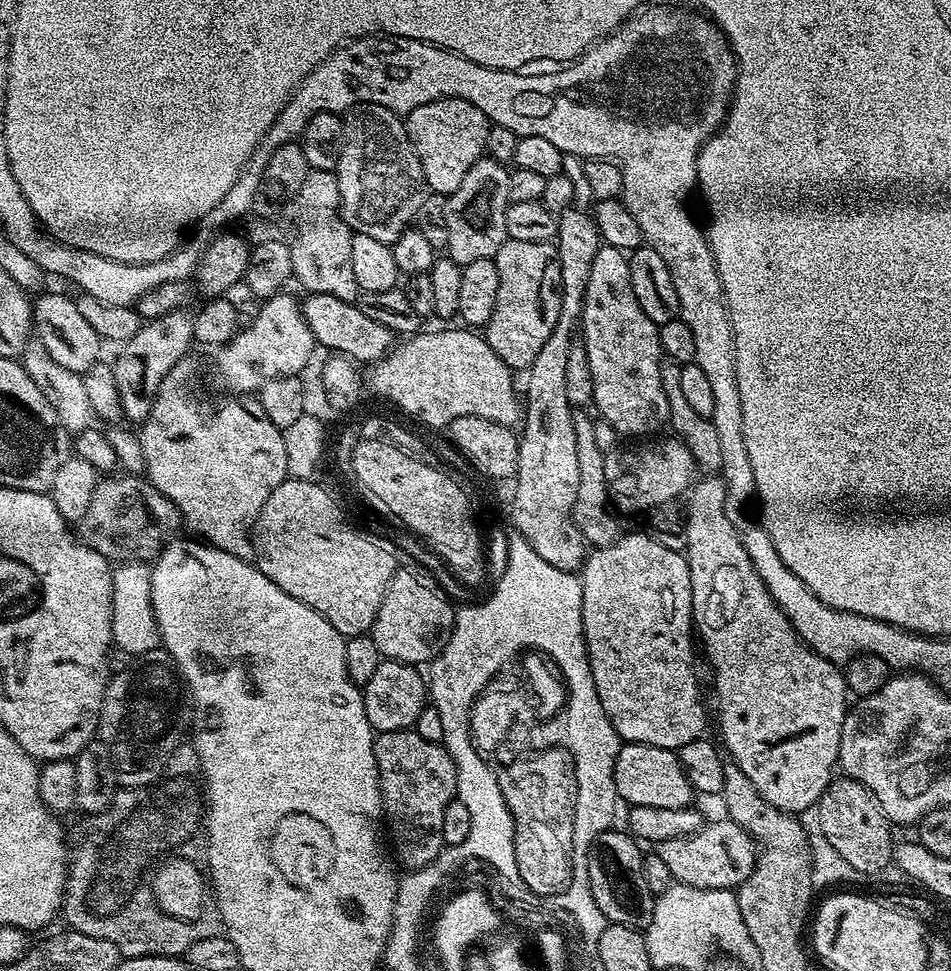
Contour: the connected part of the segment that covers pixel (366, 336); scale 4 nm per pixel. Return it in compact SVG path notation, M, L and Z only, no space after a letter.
M313 292L305 295L302 313L306 326L310 326L310 334L321 349L333 348L330 349L333 353L343 354L353 361L375 362L393 347L394 333L389 328L374 322L374 318L366 318L359 306L342 298L334 298L334 294Z

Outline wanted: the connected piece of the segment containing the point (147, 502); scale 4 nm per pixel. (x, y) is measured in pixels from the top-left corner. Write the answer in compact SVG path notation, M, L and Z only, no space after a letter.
M108 474L100 479L94 490L94 498L90 498L90 506L86 510L82 521L83 539L90 542L103 556L112 562L138 560L141 562L155 561L156 557L177 539L179 528L182 528L180 511L170 502L170 498L163 496L159 490L147 479L136 474Z

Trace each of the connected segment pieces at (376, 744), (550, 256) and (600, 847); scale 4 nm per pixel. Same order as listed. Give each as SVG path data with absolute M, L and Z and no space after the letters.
M404 729L402 731L386 731L379 732L373 737L372 749L374 750L375 764L378 766L379 774L379 792L381 813L385 825L390 828L390 836L393 844L390 844L397 865L405 871L416 871L427 866L427 864L435 863L443 853L445 842L442 834L442 821L445 818L446 806L457 797L457 767L454 766L454 760L450 757L448 751L445 750L443 743L427 742L421 735L415 732L415 729Z
M505 240L494 257L498 266L498 298L494 302L494 314L486 325L486 339L494 354L502 358L513 370L526 370L538 358L546 338L554 330L560 313L560 259L552 242L518 242Z
M624 830L616 831L600 832L588 848L590 894L596 903L595 911L601 912L608 924L621 924L640 930L652 919L656 896L652 894L642 874L645 853L640 852L641 845L637 837Z

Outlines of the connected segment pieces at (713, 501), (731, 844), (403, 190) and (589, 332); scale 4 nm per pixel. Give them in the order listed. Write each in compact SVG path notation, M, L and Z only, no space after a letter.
M701 475L687 493L687 500L684 553L690 566L693 623L714 672L718 724L725 751L730 752L733 765L750 778L770 806L793 814L801 814L807 808L809 811L832 783L840 763L842 722L850 707L843 671L807 648L781 608L770 598L730 516L730 497L724 477Z
M729 818L705 823L696 832L655 843L654 852L666 863L677 883L700 889L737 889L756 867L758 846L749 832Z
M361 104L351 109L343 121L342 154L335 170L340 191L340 211L344 213L344 221L353 233L370 234L370 238L378 238L378 242L391 245L415 221L418 210L422 210L426 195L422 162L410 142L405 121L386 106Z
M601 246L598 254L594 256L594 262L590 266L590 278L588 285L584 291L584 315L582 317L582 332L584 328L584 337L582 343L586 350L586 358L588 359L588 373L592 379L592 404L594 408L600 411L599 419L616 431L617 437L624 436L640 436L636 438L648 438L651 432L656 432L660 427L667 425L670 420L670 406L668 405L668 395L664 389L664 376L660 372L660 360L662 361L662 353L660 351L660 330L657 321L646 318L646 310L642 310L642 306L638 306L638 298L636 297L636 288L630 286L630 266L628 265L628 256L620 248L610 248Z

